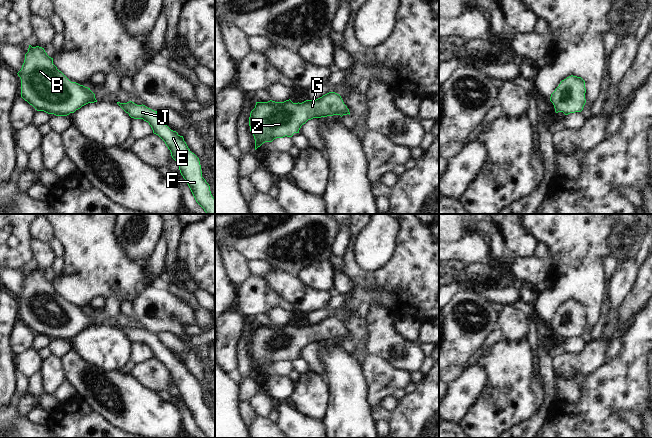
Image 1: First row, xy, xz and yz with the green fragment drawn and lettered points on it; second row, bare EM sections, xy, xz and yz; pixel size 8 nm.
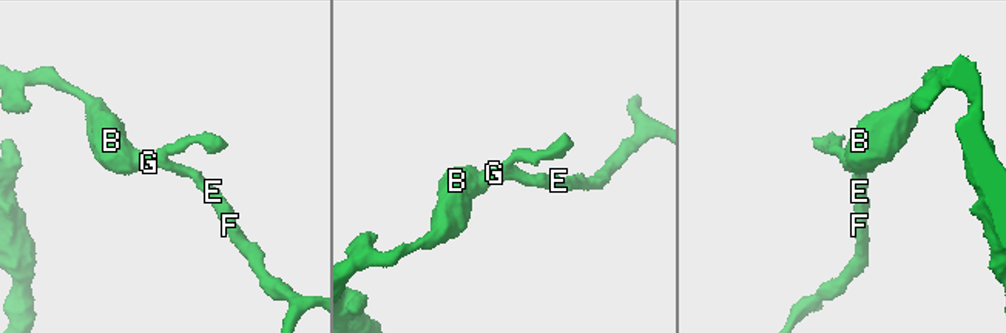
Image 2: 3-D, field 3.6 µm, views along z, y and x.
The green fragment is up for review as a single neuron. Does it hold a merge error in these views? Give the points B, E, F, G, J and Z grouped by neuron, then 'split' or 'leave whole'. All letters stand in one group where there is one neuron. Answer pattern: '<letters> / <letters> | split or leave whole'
B E F G J Z | leave whole

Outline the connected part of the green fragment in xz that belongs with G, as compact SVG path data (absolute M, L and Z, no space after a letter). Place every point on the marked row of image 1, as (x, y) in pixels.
M329 92L316 100L293 103L290 99L284 102L256 102L249 117L250 131L255 139L255 150L265 142L276 138L292 137L299 133L303 124L313 118L333 115L350 115L341 96Z

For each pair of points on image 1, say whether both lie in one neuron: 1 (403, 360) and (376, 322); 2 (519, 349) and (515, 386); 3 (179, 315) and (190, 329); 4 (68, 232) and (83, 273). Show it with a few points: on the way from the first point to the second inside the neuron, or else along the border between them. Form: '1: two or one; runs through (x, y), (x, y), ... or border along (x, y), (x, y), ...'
1: one; runs through (396, 351), (381, 336), (380, 331)
2: one; runs through (516, 358), (515, 377)
3: two; border along (193, 322), (184, 324), (179, 336)
4: one; runs through (78, 242), (83, 247), (83, 263)

